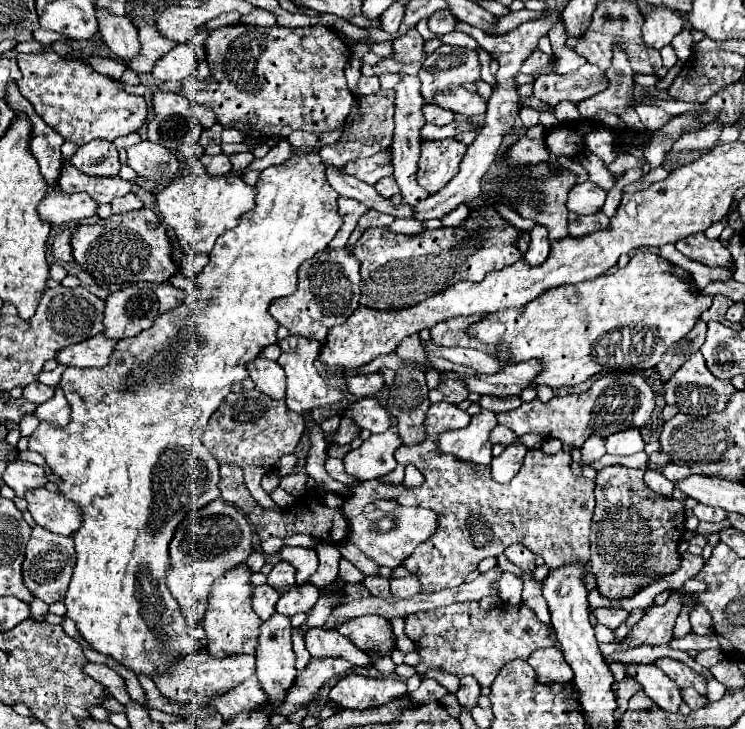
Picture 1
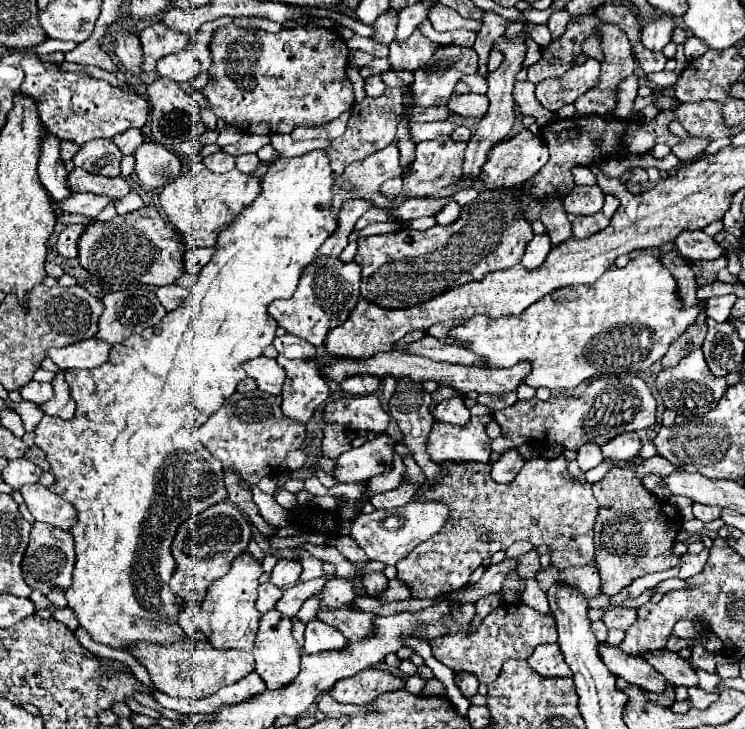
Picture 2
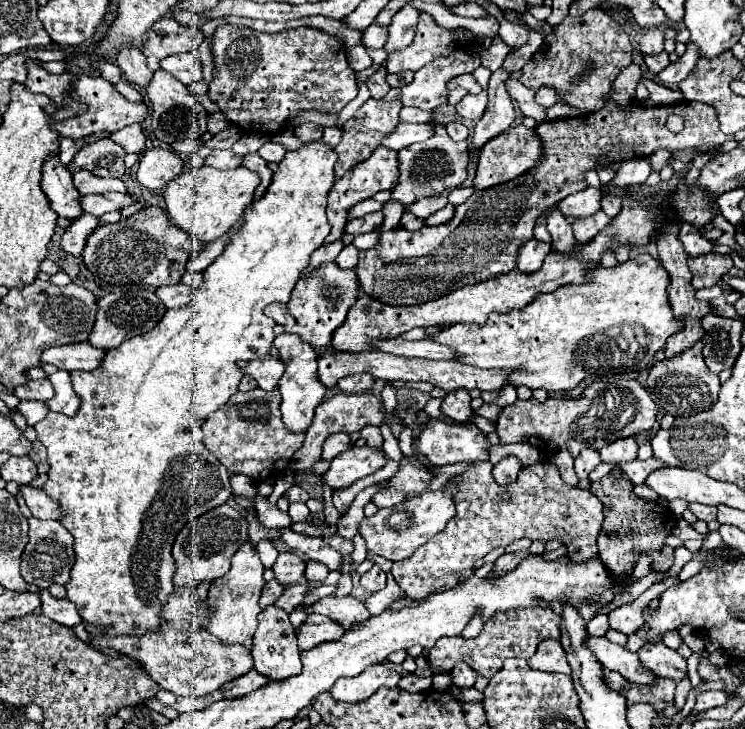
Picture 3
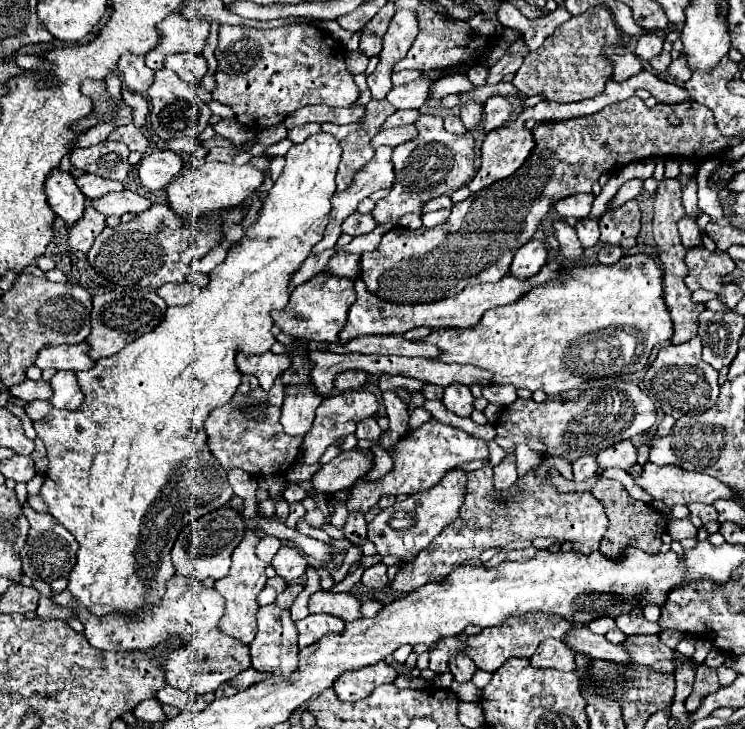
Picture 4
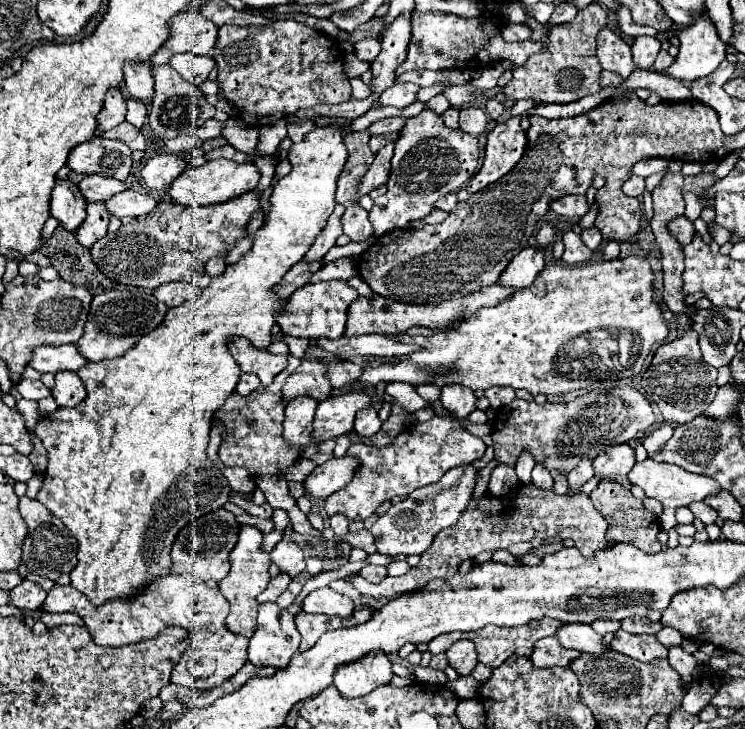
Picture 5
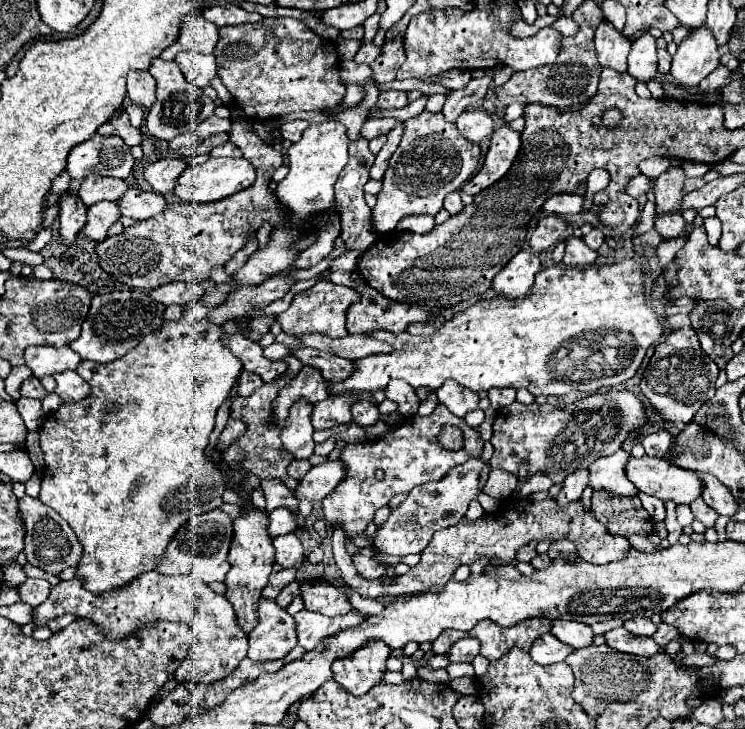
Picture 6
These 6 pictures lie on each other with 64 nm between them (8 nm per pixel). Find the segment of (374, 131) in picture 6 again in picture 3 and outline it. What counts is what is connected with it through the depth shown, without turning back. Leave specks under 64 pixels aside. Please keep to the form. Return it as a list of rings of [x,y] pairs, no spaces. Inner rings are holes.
[[[402,108],[400,110],[400,122],[430,122],[432,112],[416,110],[416,108]]]

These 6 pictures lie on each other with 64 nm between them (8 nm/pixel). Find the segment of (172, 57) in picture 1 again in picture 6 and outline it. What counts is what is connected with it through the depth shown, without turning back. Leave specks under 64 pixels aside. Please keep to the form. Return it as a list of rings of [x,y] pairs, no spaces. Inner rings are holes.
[[[180,52],[174,60],[180,64],[180,70],[184,72],[184,76],[198,88],[210,86],[212,80],[218,76],[218,66],[216,66],[214,54]]]

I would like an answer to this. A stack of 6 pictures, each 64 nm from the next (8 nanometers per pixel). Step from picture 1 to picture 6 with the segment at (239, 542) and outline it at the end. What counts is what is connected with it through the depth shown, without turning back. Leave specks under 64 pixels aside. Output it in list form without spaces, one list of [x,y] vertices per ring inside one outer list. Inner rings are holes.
[[[222,510],[200,514],[178,528],[164,556],[156,560],[156,570],[160,574],[194,574],[208,584],[224,580],[230,570],[230,564],[226,560],[230,540],[232,540],[232,520],[228,514],[224,514]]]

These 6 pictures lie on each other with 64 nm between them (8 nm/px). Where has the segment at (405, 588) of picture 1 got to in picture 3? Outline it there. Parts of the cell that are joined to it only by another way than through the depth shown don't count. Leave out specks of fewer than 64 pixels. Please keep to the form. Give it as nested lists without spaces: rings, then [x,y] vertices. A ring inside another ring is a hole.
[[[388,574],[388,584],[386,584],[386,588],[380,590],[380,592],[376,592],[376,594],[372,594],[372,596],[368,598],[368,602],[366,602],[368,612],[370,612],[372,616],[376,616],[376,614],[384,612],[384,608],[388,608],[388,606],[390,606],[396,598],[400,598],[400,596],[404,596],[404,592],[400,592],[400,588],[398,588],[398,584],[394,582],[392,574]]]

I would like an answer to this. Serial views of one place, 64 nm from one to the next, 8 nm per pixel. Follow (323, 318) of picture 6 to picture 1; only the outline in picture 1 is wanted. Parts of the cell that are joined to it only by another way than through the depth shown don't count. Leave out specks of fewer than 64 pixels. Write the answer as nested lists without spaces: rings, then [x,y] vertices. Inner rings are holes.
[[[326,250],[324,260],[308,260],[304,262],[304,266],[300,266],[298,272],[298,290],[292,296],[274,300],[270,304],[270,314],[278,320],[280,326],[288,328],[290,334],[296,336],[304,336],[308,340],[316,340],[320,344],[324,344],[326,340],[326,332],[332,326],[344,324],[348,320],[348,316],[358,308],[358,300],[360,300],[360,262],[348,254],[346,250]]]

